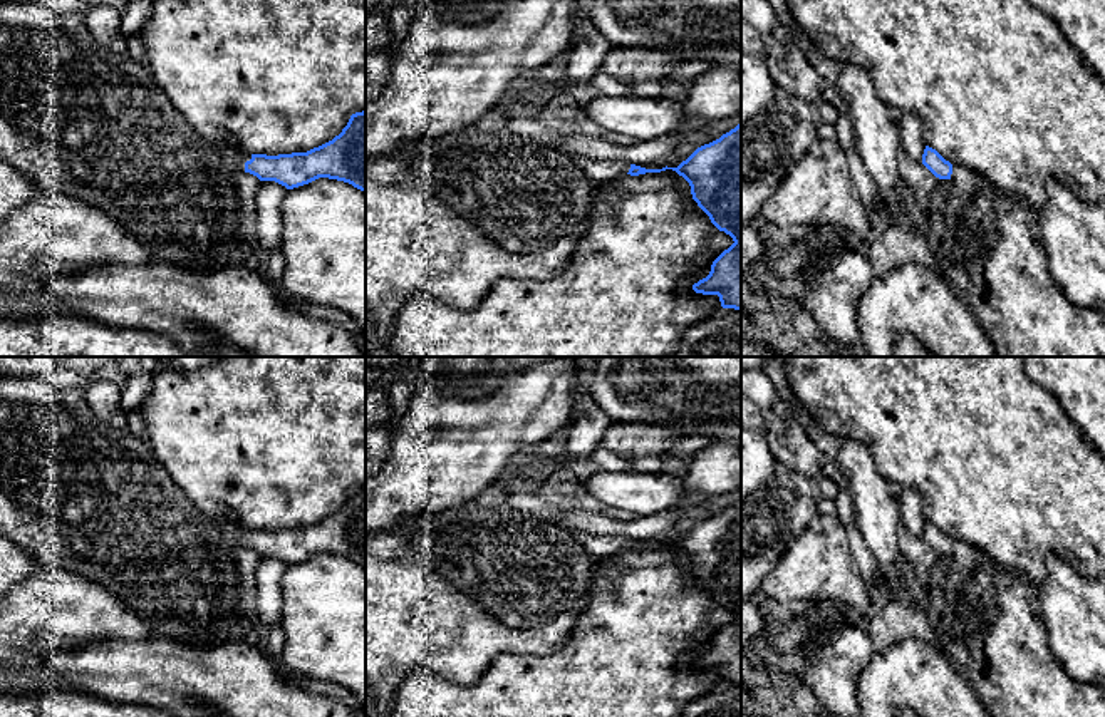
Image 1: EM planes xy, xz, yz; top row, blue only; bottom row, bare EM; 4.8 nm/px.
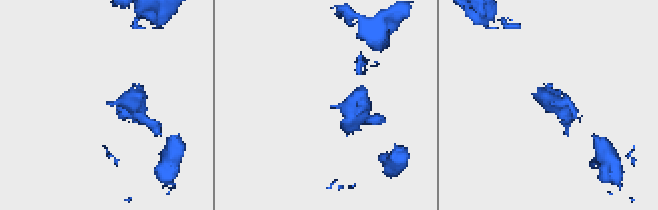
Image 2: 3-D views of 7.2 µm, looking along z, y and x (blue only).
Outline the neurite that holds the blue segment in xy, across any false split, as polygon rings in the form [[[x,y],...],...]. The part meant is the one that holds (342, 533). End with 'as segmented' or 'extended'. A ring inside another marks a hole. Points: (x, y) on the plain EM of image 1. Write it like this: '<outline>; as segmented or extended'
[[[366,486],[352,489],[339,511],[307,528],[250,531],[230,516],[216,518],[215,523],[235,548],[250,548],[260,556],[275,556],[287,565],[329,553],[366,568]]]; extended

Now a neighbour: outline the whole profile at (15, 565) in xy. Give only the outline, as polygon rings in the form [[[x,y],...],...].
[[[0,536],[0,598],[37,570],[39,565],[32,555]]]

